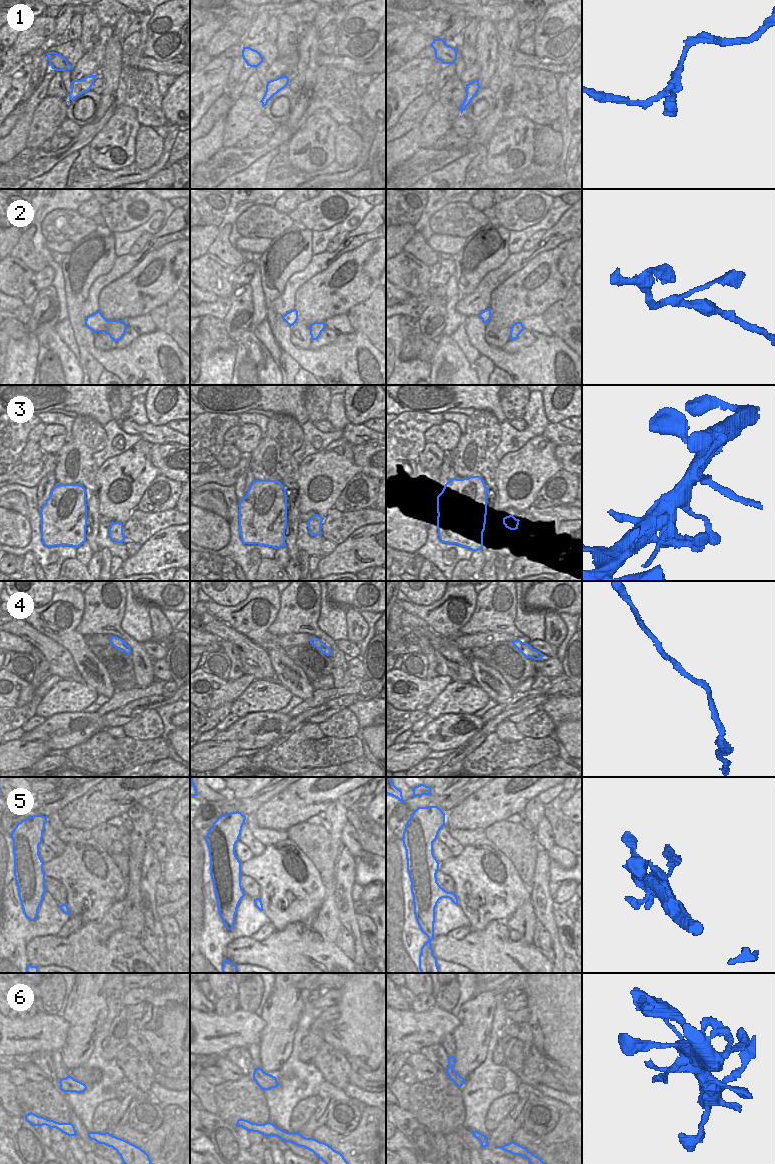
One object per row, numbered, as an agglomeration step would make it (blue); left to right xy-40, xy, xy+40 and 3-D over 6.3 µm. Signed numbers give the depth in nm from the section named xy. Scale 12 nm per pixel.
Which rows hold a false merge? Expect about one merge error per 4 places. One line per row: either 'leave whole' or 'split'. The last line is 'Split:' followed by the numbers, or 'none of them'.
1: leave whole
2: leave whole
3: leave whole
4: leave whole
5: leave whole
6: leave whole
Split: none of them

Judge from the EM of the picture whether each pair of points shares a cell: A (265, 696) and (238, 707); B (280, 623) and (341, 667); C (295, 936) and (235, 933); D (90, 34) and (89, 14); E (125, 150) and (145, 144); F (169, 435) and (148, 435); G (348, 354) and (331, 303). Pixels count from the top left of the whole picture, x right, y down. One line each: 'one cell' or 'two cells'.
A: one cell
B: one cell
C: two cells
D: one cell
E: two cells
F: one cell
G: two cells

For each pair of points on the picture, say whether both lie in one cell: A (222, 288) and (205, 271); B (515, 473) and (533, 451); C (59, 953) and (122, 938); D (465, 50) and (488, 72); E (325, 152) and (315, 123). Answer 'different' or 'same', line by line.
A: same
B: same
C: same
D: different
E: same

